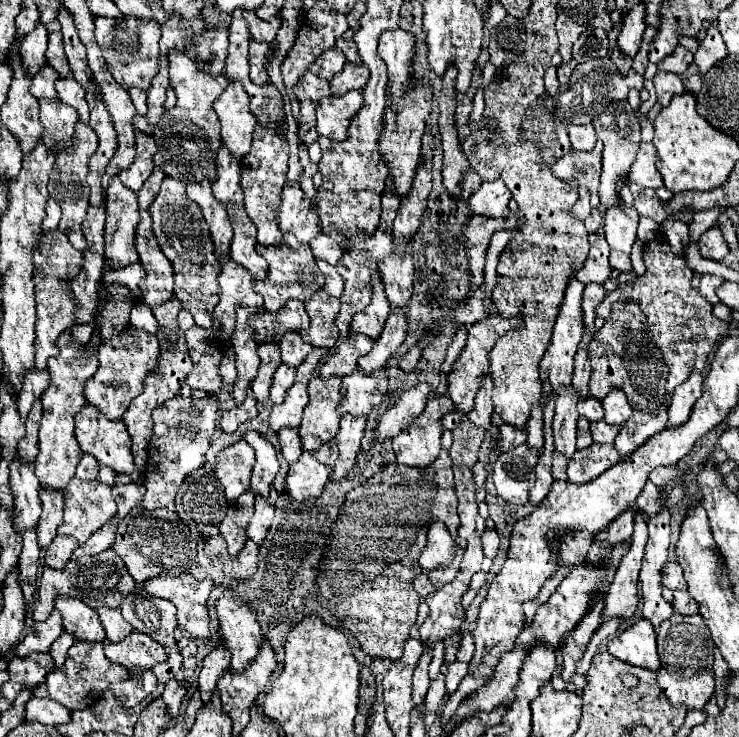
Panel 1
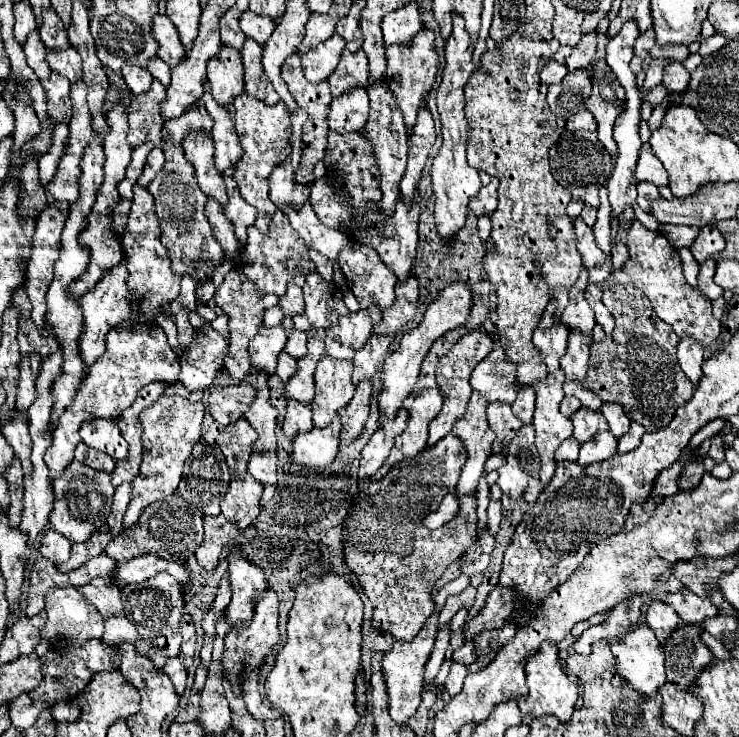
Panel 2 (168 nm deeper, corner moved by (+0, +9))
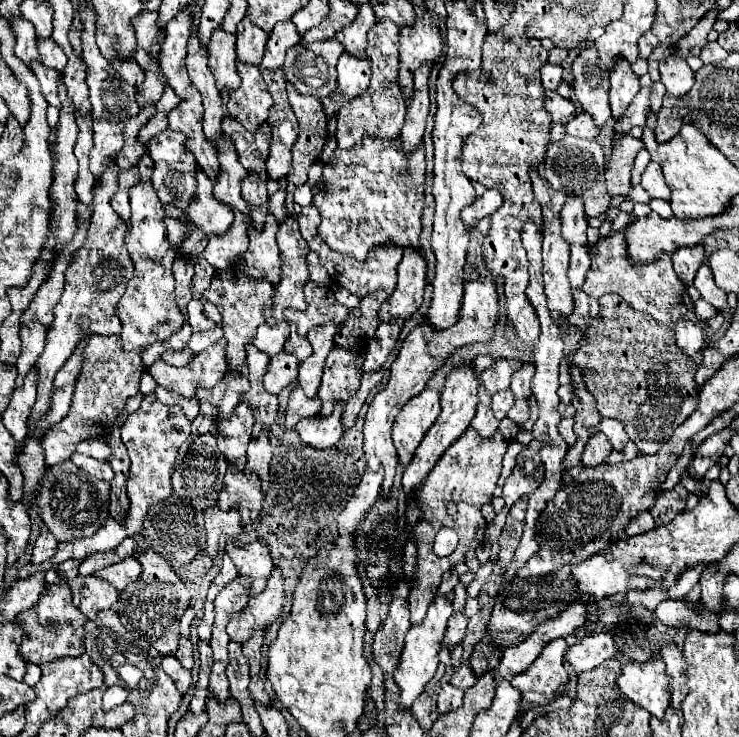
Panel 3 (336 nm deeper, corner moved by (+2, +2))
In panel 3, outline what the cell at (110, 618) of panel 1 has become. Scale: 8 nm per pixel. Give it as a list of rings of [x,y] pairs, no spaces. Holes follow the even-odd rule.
[[[77,576],[69,582],[69,586],[75,606],[83,610],[89,620],[95,620],[101,610],[111,608],[119,600],[117,590],[95,576]]]

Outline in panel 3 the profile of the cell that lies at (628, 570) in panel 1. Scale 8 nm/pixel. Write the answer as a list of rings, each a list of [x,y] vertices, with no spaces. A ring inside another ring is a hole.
[[[601,632],[601,634],[591,634],[581,642],[573,644],[571,648],[567,648],[564,658],[573,667],[578,677],[581,672],[593,670],[605,660],[615,658],[615,654],[617,654],[617,648],[615,648],[613,634]]]

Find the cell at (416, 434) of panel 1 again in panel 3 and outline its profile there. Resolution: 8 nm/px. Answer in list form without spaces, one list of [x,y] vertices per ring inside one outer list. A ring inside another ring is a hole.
[[[425,388],[421,394],[411,398],[403,406],[393,426],[393,442],[397,448],[399,464],[407,466],[411,462],[423,436],[439,418],[439,410],[441,410],[439,392],[431,388]]]

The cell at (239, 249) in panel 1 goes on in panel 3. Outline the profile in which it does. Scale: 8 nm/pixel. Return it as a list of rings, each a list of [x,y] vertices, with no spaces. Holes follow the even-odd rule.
[[[223,138],[219,142],[219,182],[213,184],[213,194],[219,202],[227,204],[231,210],[241,212],[247,218],[247,224],[251,224],[251,212],[247,202],[241,198],[241,182],[247,176],[247,170],[237,160],[233,142],[229,138]]]

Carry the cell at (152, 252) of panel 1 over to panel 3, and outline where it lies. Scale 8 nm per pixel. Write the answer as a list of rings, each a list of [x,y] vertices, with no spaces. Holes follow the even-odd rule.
[[[139,182],[129,190],[131,198],[131,218],[125,234],[125,246],[133,260],[135,272],[127,282],[127,290],[119,300],[117,316],[121,320],[121,342],[125,350],[135,350],[153,342],[165,342],[171,334],[181,330],[185,318],[175,302],[175,282],[171,274],[171,264],[175,260],[175,250],[171,250],[165,234],[165,210],[159,206],[159,198],[151,182]]]

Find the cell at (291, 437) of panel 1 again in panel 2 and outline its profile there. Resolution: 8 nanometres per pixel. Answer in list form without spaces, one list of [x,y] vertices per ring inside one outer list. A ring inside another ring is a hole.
[[[289,401],[287,403],[287,415],[283,421],[283,433],[287,437],[295,437],[301,431],[309,431],[309,427],[313,427],[311,407],[305,403]]]

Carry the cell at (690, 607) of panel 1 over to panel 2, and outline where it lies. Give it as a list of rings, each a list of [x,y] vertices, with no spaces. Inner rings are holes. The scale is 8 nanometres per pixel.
[[[683,589],[679,593],[669,593],[665,603],[677,611],[683,623],[689,625],[699,625],[707,617],[715,617],[719,613],[719,609],[709,599],[701,599],[689,589]]]

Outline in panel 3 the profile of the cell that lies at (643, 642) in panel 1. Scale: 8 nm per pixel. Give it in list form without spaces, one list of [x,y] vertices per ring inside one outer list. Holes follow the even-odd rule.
[[[661,658],[623,664],[617,684],[633,704],[649,710],[657,718],[663,718],[669,706],[669,686]]]

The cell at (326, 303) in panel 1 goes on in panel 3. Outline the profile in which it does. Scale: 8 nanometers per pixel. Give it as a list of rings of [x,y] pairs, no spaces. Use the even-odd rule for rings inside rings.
[[[311,280],[305,284],[305,300],[305,312],[287,312],[287,320],[297,324],[297,332],[301,336],[305,336],[313,326],[341,324],[349,314],[349,310],[335,300],[331,288],[315,286]]]

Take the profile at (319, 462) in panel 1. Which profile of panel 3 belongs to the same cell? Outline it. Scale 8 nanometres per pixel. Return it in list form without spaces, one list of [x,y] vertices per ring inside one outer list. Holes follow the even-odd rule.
[[[335,406],[333,414],[327,416],[325,420],[315,418],[315,420],[301,420],[297,422],[295,430],[299,432],[303,444],[315,448],[315,450],[327,450],[337,444],[337,440],[343,436],[343,426],[341,426],[341,414],[343,408]]]

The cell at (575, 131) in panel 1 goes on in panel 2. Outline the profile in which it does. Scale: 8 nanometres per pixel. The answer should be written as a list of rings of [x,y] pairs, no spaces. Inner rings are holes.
[[[579,111],[577,115],[569,117],[565,121],[565,127],[567,127],[567,131],[579,131],[579,129],[597,131],[597,123],[595,123],[595,119],[593,119],[593,115],[589,111]]]

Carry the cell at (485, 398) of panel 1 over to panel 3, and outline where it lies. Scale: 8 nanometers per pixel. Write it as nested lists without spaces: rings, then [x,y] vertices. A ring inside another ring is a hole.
[[[499,358],[495,360],[493,366],[489,366],[487,370],[481,372],[481,382],[487,390],[487,394],[495,394],[495,392],[501,392],[501,390],[507,390],[509,388],[509,380],[511,376],[523,366],[522,362],[515,358]]]

